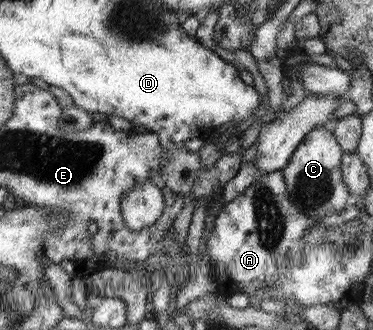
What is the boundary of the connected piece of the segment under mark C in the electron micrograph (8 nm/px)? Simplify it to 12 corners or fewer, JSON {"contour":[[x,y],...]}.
{"contour":[[331,128],[303,137],[282,170],[293,205],[318,221],[355,205]]}

